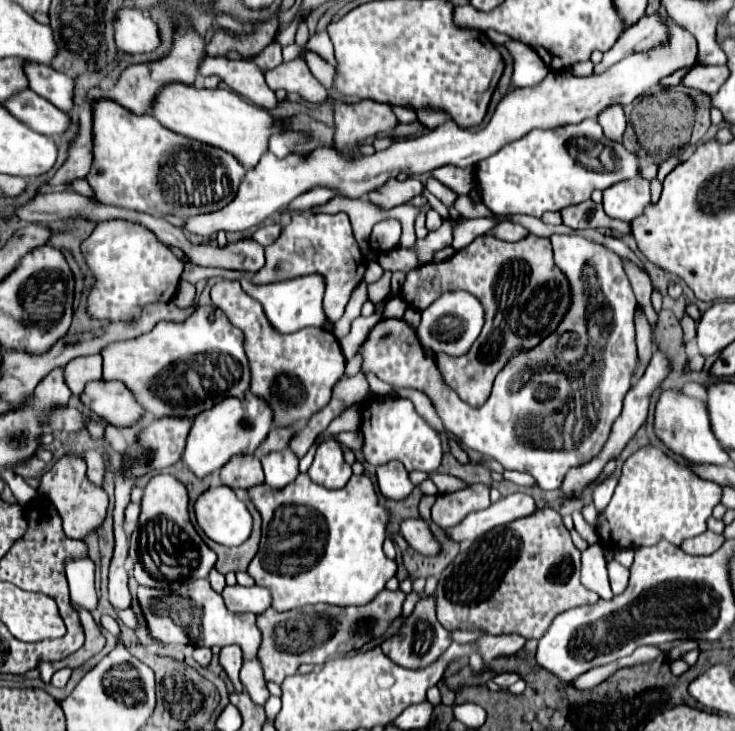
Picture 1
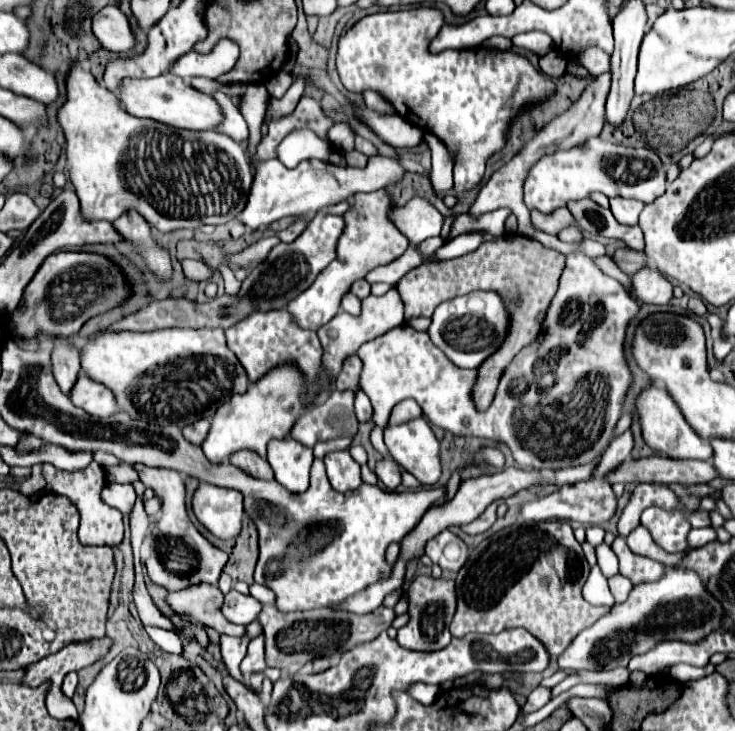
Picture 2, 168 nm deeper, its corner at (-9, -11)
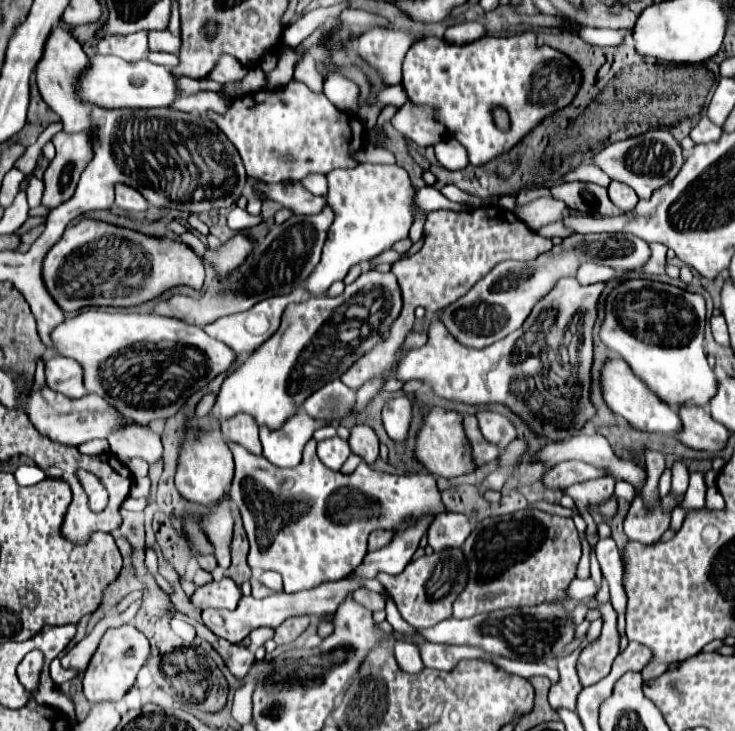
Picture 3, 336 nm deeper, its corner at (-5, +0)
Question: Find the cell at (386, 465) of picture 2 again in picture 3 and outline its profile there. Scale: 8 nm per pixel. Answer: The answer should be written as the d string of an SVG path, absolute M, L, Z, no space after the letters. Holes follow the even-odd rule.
M355 424L349 430L349 448L353 454L361 456L367 464L373 464L375 458L379 456L379 440L377 434L373 432L373 428L365 426L365 424Z

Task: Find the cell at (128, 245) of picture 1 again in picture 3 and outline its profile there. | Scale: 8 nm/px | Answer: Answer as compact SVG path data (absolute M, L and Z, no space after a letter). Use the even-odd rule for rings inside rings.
M115 184L115 206L131 212L145 212L149 208L143 194L137 188L127 188L125 184Z

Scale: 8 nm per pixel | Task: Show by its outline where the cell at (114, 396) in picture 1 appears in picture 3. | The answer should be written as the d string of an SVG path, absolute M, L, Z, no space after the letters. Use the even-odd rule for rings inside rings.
M57 354L45 358L45 380L51 390L67 398L81 398L87 394L83 386L83 370L71 358Z

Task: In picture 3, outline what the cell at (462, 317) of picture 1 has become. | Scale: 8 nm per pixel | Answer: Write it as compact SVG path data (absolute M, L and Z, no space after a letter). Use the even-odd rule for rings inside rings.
M571 234L563 238L561 244L555 244L551 252L543 252L543 256L537 256L535 260L507 260L497 264L465 296L443 308L441 320L461 344L471 348L485 348L517 330L525 322L533 306L547 292L551 292L551 286L555 286L561 278L575 276L577 268L583 262L595 262L625 272L643 268L649 258L649 244L631 234Z

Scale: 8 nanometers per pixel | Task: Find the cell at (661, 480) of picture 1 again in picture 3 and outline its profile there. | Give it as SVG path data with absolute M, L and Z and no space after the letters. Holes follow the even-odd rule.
M641 496L635 498L623 522L623 530L627 538L641 544L653 544L655 540L661 538L661 534L667 528L669 528L669 518L661 514L661 508L655 508L653 514L647 514Z

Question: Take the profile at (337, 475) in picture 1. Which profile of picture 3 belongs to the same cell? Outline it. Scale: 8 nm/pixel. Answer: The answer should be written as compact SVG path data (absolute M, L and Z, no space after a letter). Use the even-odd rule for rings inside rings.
M333 436L333 438L317 442L317 454L327 468L339 470L343 462L347 460L347 456L351 454L351 448L347 448L345 440L341 440L339 436Z

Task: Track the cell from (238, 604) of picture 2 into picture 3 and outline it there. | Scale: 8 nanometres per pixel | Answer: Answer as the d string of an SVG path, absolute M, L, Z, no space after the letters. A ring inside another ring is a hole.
M221 578L219 582L211 580L199 586L193 596L189 598L199 610L205 608L227 608L233 610L241 598L241 590L231 578Z

